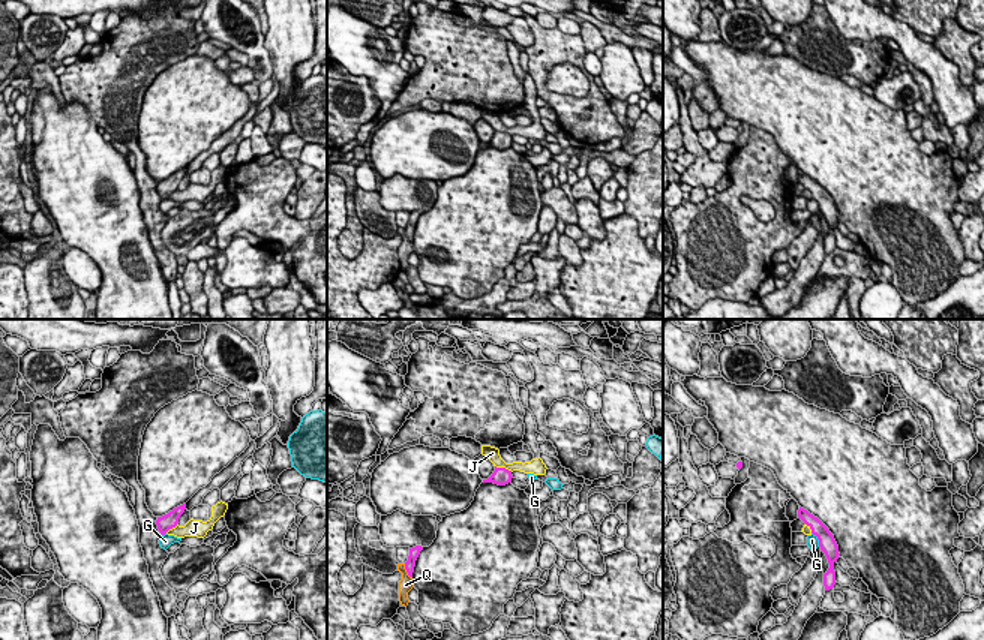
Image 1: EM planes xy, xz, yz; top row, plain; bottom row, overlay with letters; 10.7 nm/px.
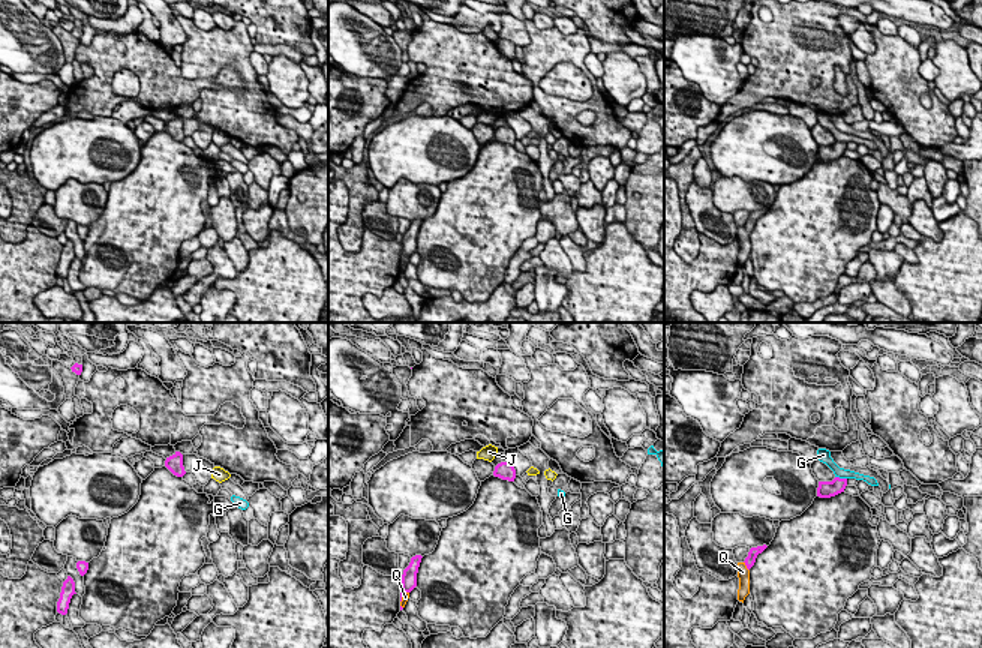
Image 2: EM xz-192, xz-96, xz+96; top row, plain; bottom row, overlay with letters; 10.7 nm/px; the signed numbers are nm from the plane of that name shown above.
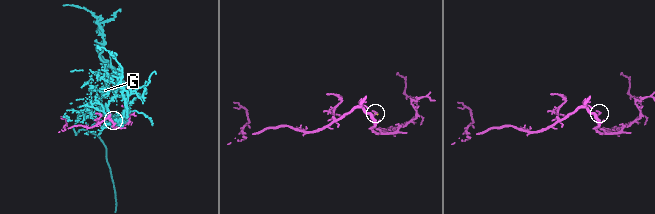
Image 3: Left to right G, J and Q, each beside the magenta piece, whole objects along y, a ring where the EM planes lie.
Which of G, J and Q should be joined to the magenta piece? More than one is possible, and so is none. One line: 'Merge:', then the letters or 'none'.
Merge: none

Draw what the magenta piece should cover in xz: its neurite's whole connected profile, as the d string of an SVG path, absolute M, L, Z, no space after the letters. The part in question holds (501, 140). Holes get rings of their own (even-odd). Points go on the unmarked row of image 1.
M495 130L494 138L488 144L483 144L483 147L494 147L498 150L506 150L506 148L512 147L512 142L513 142L512 135Z

